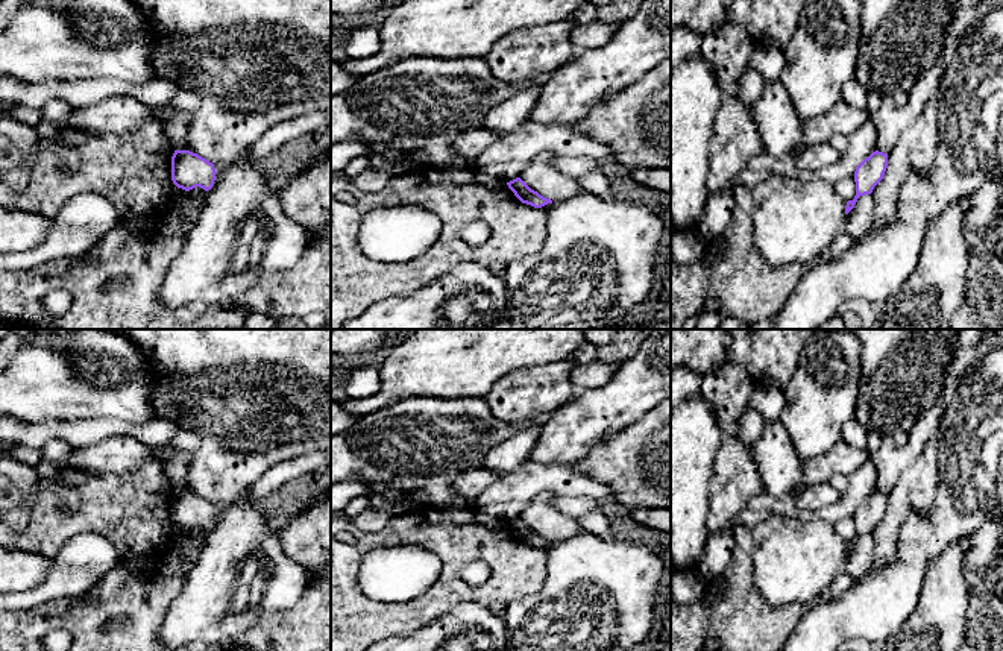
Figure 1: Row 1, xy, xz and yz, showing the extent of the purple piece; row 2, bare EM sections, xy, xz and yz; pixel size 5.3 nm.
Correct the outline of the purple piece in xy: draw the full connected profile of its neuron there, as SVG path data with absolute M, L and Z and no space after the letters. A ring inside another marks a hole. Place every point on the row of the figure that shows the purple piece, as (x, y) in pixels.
M175 150L171 156L171 181L178 188L190 191L196 187L211 190L215 181L214 164L190 150Z

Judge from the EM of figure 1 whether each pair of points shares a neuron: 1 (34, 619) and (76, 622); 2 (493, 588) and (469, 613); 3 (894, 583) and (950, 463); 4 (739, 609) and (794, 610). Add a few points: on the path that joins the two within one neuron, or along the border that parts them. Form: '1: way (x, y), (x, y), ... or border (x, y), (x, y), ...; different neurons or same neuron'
1: way (44, 621), (66, 621); same neuron
2: border (495, 607), (459, 603), (443, 613); different neurons
3: way (914, 553), (950, 515), (950, 493); same neuron
4: way (753, 615), (780, 615); same neuron

